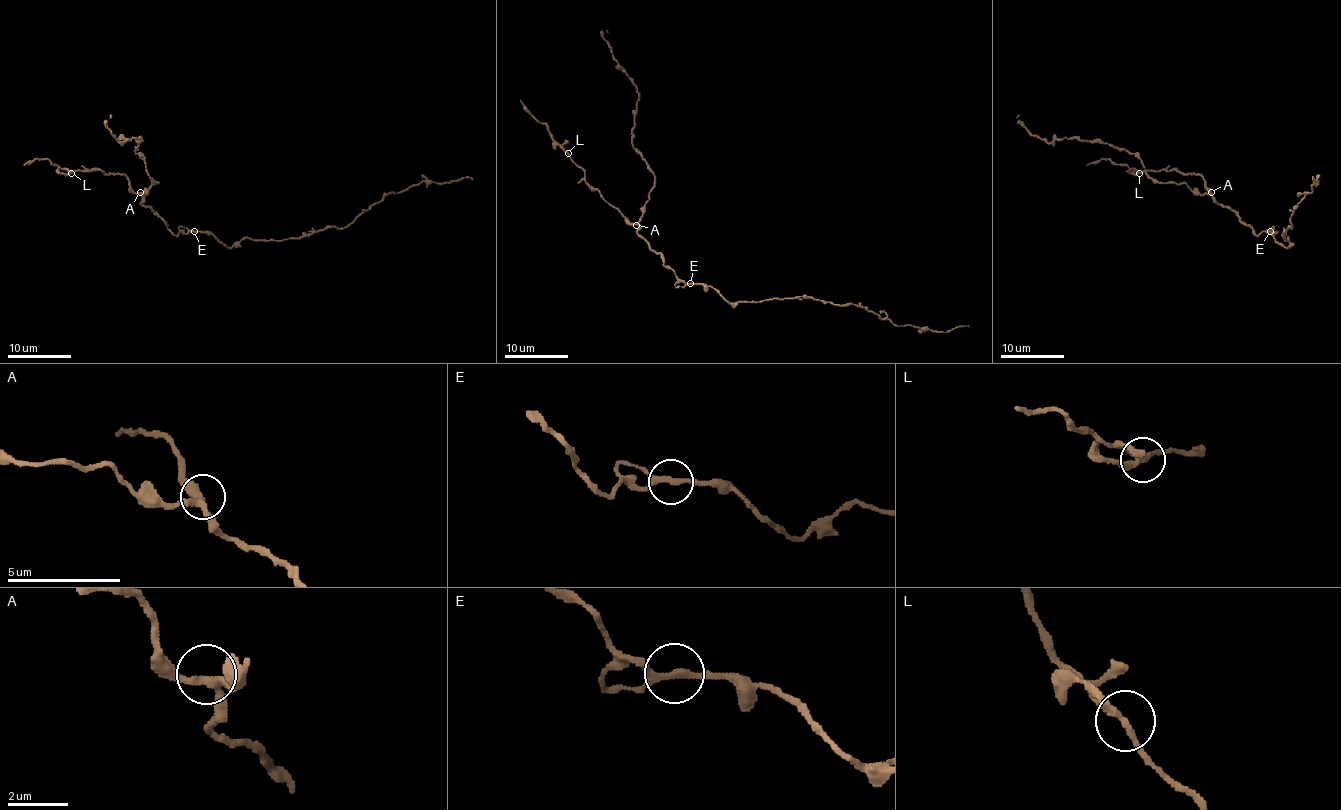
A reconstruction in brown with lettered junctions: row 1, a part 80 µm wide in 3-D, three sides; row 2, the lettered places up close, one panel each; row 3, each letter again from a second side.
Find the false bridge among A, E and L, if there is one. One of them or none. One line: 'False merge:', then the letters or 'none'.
False merge: none

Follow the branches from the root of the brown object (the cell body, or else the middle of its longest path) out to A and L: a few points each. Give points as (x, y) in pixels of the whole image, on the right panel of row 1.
A: (1262, 232), (1256, 235), (1233, 211), (1218, 203), (1211, 192)
L: (1262, 232), (1256, 235), (1233, 211), (1218, 203), (1197, 174), (1181, 174), (1176, 170), (1139, 173)

